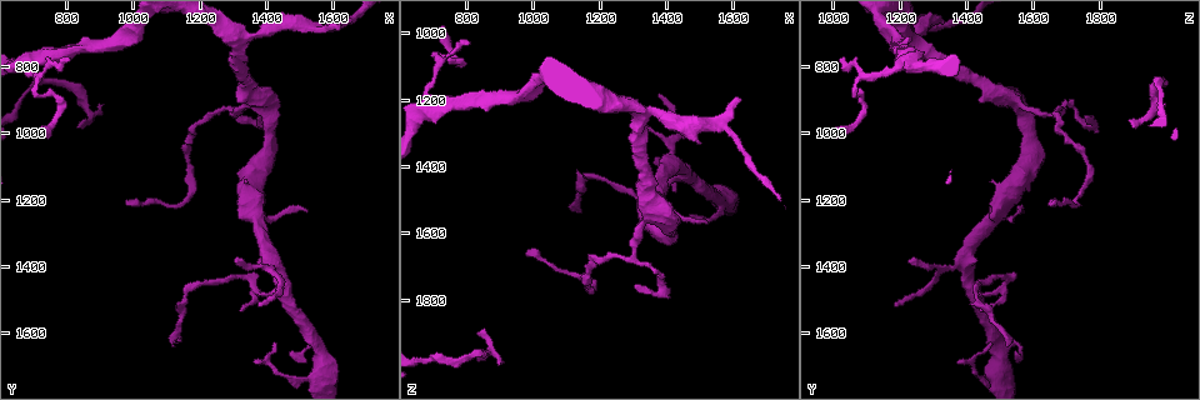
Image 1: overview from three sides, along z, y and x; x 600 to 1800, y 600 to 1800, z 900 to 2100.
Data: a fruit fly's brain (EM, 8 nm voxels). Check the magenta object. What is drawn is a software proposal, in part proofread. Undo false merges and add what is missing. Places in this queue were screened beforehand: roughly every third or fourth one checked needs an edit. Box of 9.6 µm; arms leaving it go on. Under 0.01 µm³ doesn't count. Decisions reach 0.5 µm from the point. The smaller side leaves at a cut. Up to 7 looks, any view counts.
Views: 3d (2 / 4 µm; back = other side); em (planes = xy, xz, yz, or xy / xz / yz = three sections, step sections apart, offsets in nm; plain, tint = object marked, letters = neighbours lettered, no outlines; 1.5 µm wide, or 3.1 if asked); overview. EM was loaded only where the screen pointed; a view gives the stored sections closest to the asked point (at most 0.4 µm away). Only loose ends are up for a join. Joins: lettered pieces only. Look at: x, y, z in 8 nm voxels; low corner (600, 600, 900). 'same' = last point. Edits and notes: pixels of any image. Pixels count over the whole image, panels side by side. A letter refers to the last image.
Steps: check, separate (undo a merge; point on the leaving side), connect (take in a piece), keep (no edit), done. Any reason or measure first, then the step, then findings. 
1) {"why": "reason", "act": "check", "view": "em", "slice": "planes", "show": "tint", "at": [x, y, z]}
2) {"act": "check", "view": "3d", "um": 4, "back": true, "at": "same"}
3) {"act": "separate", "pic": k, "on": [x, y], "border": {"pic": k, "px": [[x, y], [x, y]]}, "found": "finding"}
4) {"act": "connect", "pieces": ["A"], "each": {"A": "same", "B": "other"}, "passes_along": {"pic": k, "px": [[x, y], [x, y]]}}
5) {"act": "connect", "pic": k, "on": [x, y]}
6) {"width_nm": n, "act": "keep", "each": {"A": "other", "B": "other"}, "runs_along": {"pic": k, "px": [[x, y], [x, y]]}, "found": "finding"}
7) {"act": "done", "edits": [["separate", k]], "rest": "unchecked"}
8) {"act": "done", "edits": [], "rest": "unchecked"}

{"why": "an open end", "act": "check", "view": "em", "slice": "xz", "step": 8, "show": "letters", "at": [1310, 1390, 1230]}

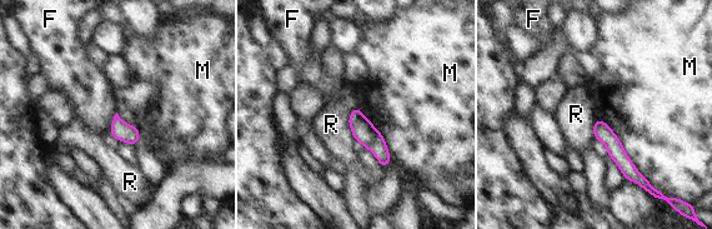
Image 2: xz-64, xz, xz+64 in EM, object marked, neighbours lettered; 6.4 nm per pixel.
{"why": "cut it another way", "act": "check", "view": "em", "slice": "planes", "show": "letters", "at": "same"}

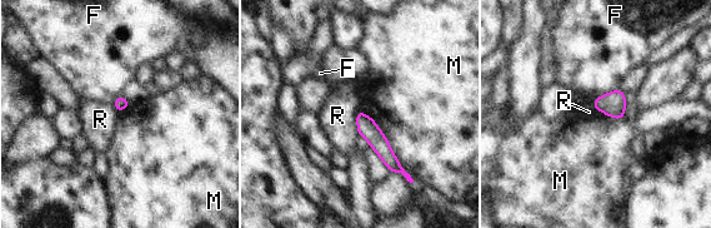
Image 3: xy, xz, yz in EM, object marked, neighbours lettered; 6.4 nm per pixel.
{"width_nm": 90, "act": "keep", "each": {"F": "other", "M": "other", "R": "other"}, "border": {"pic": 3, "px": [[359, 109], [356, 114], [357, 135]]}, "found": "no lettered piece goes on from it"}

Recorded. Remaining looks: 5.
{"why": "sharp bend", "act": "check", "view": "em", "slice": "planes", "show": "letters", "at": [780, 930, 1100]}

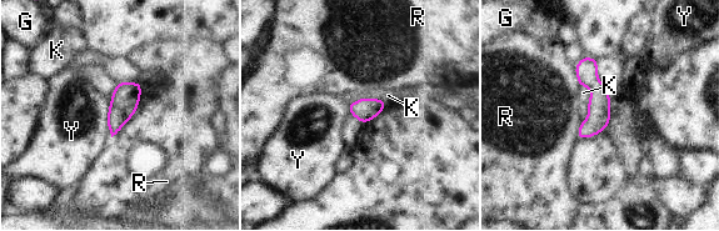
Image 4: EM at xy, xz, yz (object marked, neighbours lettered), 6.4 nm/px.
{"width_nm": 150, "act": "keep", "each": {"G": "other", "K": "other", "R": "other", "Y": "other"}, "found": "one cell here"}

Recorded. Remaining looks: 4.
{"why": "sudden change in width", "act": "check", "view": "em", "slice": "xy", "step": 4, "show": "tint", "at": [1570, 690, 1260]}

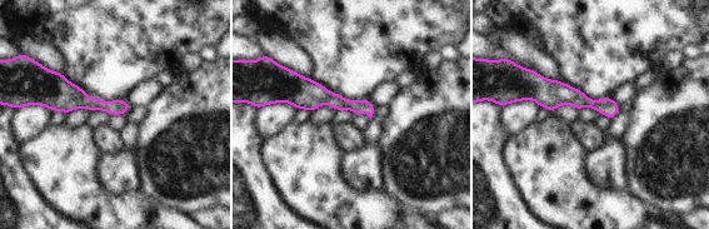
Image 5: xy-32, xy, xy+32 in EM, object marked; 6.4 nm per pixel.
{"why": "cut it another way", "act": "check", "view": "em", "slice": "planes", "show": "letters", "at": "same"}

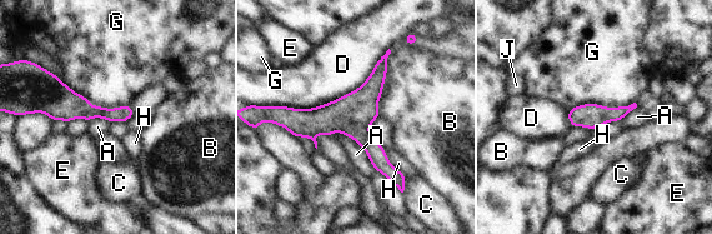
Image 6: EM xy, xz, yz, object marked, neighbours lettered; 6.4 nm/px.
{"act": "keep", "each": {"A": "other", "B": "other", "C": "other", "D": "other", "E": "other", "G": "other", "H": "other", "J": "other"}, "border": {"pic": 6, "px": [[56, 75], [94, 105], [130, 104]]}, "found": "all the same cell"}

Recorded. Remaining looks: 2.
{"act": "done", "edits": [], "rest": "unchecked"}

